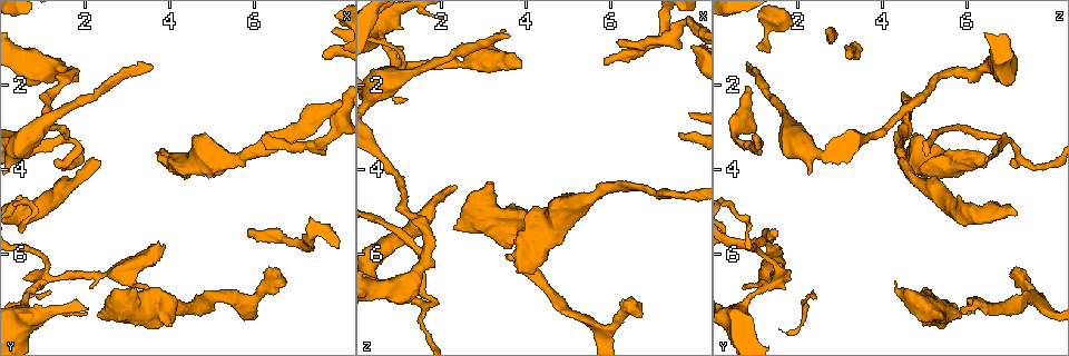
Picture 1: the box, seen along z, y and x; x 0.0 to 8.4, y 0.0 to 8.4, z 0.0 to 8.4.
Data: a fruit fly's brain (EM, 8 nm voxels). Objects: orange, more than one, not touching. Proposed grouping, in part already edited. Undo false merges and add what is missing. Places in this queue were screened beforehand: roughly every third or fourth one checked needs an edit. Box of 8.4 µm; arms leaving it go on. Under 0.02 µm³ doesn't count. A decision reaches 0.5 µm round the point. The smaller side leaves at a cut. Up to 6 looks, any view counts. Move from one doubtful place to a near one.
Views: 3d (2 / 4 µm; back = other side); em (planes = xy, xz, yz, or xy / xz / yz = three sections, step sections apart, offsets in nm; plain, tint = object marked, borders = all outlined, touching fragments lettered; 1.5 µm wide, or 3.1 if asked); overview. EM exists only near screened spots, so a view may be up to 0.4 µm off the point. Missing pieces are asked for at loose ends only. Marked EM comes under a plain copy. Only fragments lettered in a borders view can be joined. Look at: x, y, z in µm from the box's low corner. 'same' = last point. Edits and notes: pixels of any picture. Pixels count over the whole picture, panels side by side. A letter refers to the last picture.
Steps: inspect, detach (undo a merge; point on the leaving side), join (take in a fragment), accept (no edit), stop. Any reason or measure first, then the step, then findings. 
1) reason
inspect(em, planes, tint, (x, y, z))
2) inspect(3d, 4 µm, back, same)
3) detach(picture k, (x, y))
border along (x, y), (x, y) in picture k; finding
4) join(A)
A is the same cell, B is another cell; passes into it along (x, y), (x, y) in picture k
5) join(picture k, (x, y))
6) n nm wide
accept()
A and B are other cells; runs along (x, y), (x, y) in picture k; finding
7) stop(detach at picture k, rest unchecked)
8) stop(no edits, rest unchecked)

end of a long branch
inspect(3d, 4 µm, (5.85, 5.35, 1.50))

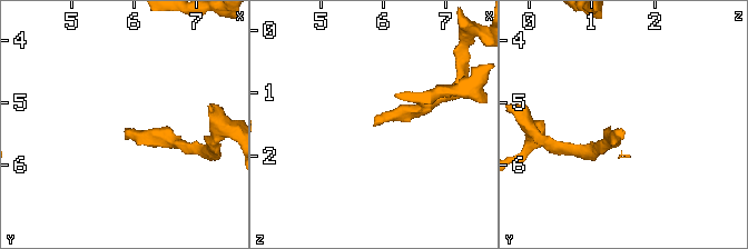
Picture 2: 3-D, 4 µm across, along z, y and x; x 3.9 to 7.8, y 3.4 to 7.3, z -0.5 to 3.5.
inspect(em, planes, borders, (5.90, 5.35, 1.45))

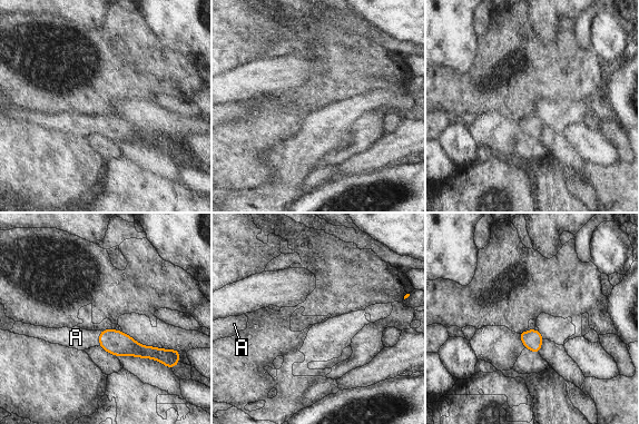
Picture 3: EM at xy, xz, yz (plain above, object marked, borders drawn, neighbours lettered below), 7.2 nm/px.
join(A)
A is the same cell; it goes on there

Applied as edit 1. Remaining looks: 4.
inspect(overview)

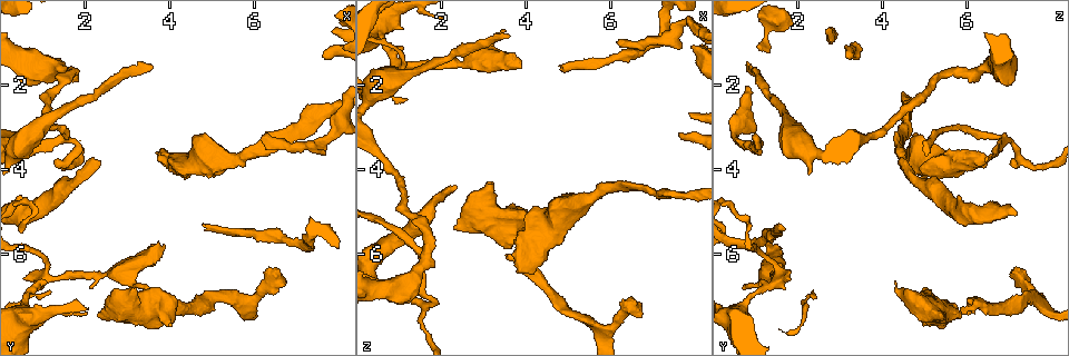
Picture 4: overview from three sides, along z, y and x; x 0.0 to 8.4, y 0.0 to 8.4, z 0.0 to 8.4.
free end
inspect(3d, 4 µm, (4.00, 7.70, 5.00))

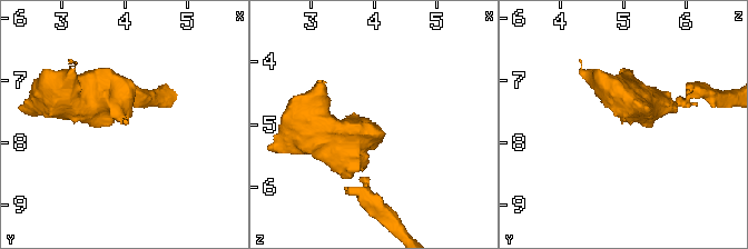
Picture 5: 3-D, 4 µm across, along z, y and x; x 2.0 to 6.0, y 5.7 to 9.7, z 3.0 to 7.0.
inspect(em, planes, borders, (3.95, 7.70, 5.00))

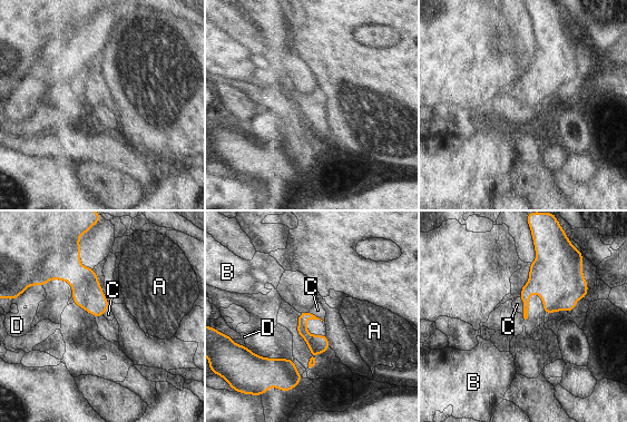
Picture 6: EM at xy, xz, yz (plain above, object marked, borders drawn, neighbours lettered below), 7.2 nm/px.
join(C)
C is the same cell, A, B and D are other cells; the cell continues

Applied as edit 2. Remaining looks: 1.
stop(join at picture 3, join at picture 6, rest unchecked)

